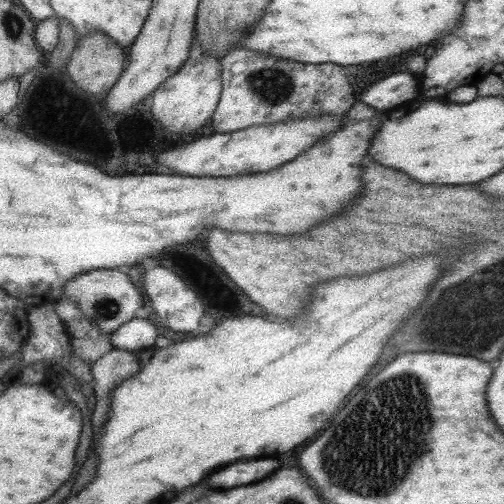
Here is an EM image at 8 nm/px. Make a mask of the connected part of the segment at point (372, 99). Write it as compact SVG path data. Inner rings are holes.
M397 72L385 76L374 77L371 83L363 84L359 90L359 100L371 106L378 115L397 108L399 104L417 96L417 80L413 74Z

